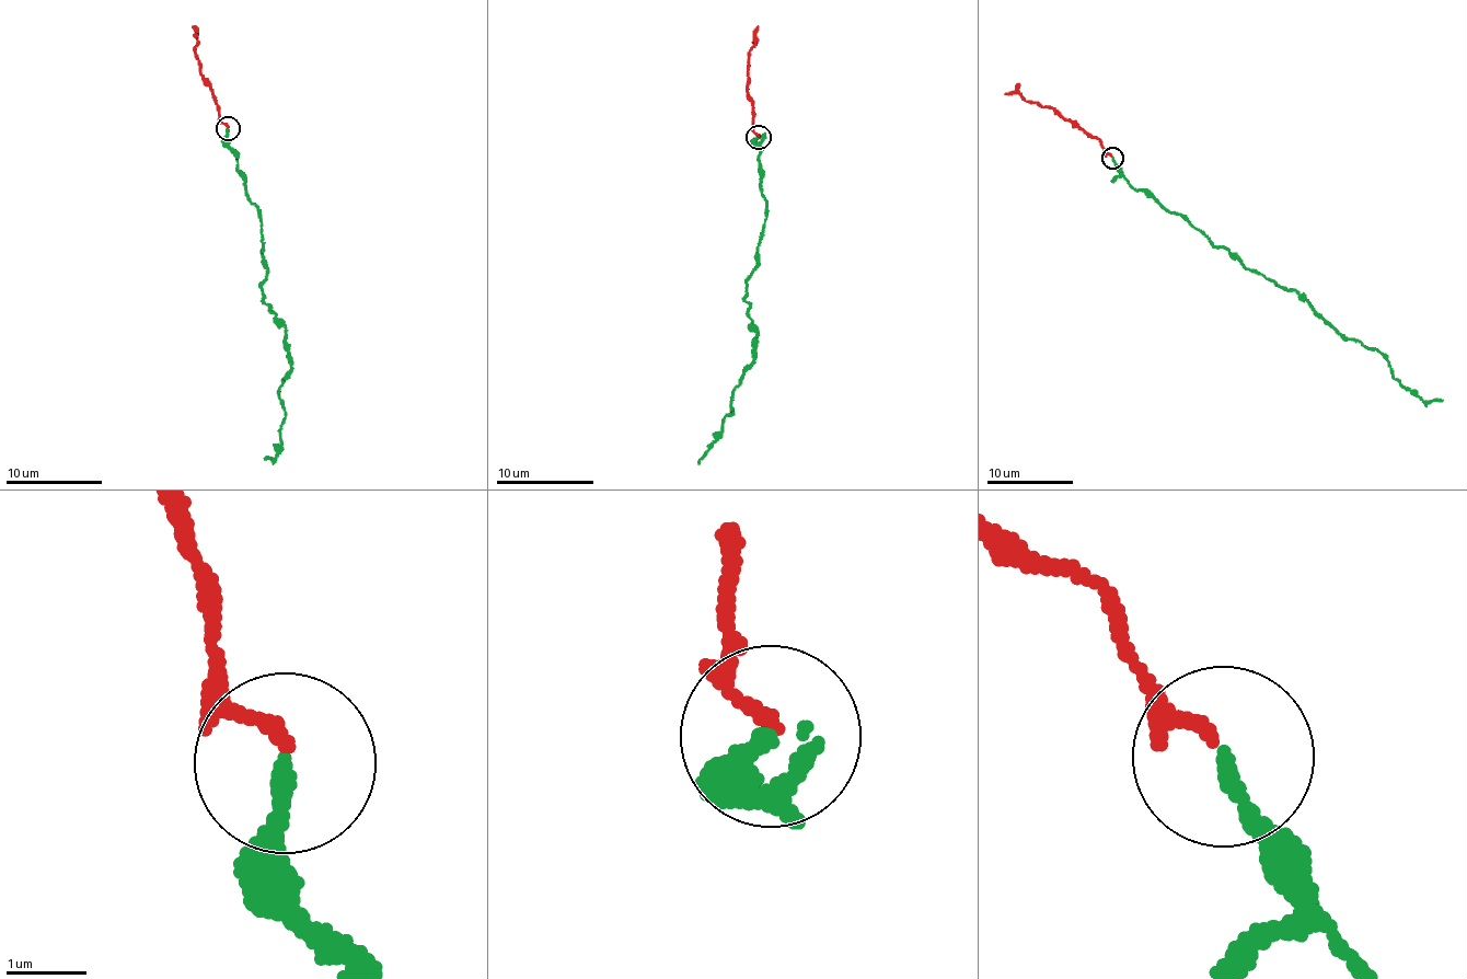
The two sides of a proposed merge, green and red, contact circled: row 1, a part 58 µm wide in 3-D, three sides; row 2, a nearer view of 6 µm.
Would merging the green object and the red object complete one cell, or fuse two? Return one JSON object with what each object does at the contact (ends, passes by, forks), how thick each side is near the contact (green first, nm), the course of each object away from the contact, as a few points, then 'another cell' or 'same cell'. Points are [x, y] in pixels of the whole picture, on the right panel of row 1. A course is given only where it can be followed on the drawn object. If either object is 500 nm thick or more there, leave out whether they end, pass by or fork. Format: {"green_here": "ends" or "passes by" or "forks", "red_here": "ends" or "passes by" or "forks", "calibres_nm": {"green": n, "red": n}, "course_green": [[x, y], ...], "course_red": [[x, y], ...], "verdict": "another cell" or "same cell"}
{"green_here": "ends", "red_here": "ends", "calibres_nm": {"green": 220, "red": 150}, "course_green": [[1112, 158], [1135, 188], [1302, 295], [1349, 338], [1377, 350], [1390, 373], [1424, 400], [1443, 400]], "course_red": [[1110, 156], [1097, 138], [1090, 138], [1051, 108], [1028, 103], [1018, 93], [1005, 93]], "verdict": "same cell"}

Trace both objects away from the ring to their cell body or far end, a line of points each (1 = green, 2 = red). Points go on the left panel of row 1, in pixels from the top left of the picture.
1: (227, 129), (257, 207), (268, 275), (261, 287), (284, 327), (291, 366), (278, 394), (281, 446), (265, 458)
2: (227, 126), (193, 48), (197, 35)

